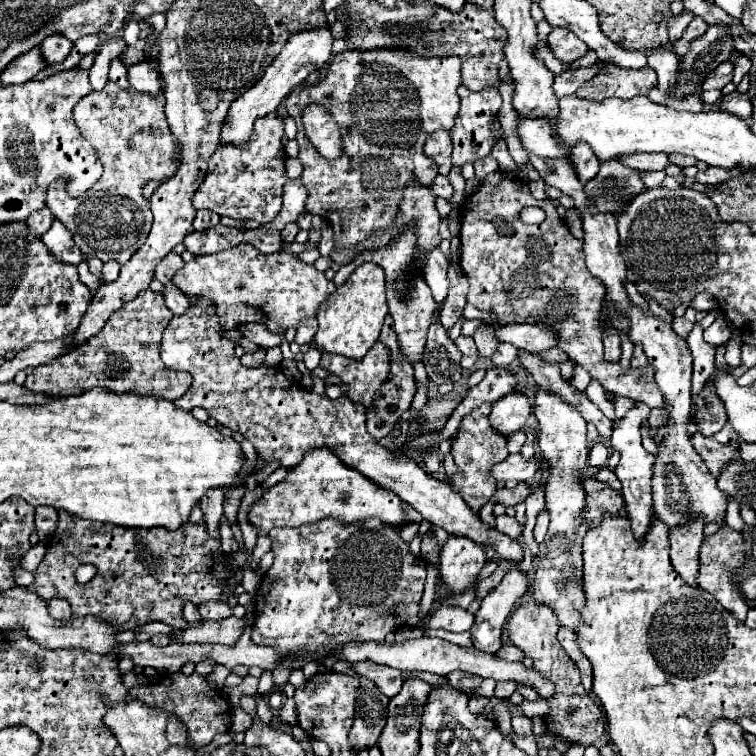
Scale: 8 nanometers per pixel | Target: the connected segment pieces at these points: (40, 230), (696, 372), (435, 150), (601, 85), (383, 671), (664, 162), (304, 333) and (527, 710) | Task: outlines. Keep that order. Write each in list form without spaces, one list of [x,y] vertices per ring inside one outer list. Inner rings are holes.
[[[43,208],[41,212],[33,212],[29,218],[27,218],[27,228],[29,232],[33,232],[35,236],[43,236],[49,226],[53,224],[53,214],[49,212],[49,208]]]
[[[695,324],[691,336],[687,338],[687,346],[693,354],[693,396],[705,386],[707,378],[715,372],[715,354],[717,346],[711,346],[703,340],[703,328]]]
[[[435,132],[425,142],[425,154],[435,160],[441,174],[449,174],[451,170],[451,136],[449,132]]]
[[[601,64],[599,74],[583,82],[575,92],[579,98],[605,100],[605,98],[633,98],[637,94],[647,94],[657,86],[657,74],[653,68],[645,66],[641,70],[627,70],[615,64]]]
[[[371,660],[355,662],[355,664],[351,664],[351,668],[353,668],[355,674],[363,674],[369,680],[373,680],[377,684],[377,688],[389,698],[395,696],[403,686],[401,672],[397,672],[395,668],[389,668],[389,666],[383,666],[383,664],[375,664]]]
[[[633,154],[633,156],[619,156],[617,160],[621,160],[623,164],[629,164],[631,168],[639,168],[639,170],[665,170],[671,162],[667,154]]]
[[[305,320],[305,324],[301,324],[301,328],[297,328],[297,338],[295,342],[297,344],[307,344],[317,332],[317,320]]]
[[[523,698],[519,702],[519,708],[523,708],[523,714],[527,718],[533,718],[533,716],[543,716],[545,712],[549,712],[549,706],[545,702],[531,702],[527,698]]]

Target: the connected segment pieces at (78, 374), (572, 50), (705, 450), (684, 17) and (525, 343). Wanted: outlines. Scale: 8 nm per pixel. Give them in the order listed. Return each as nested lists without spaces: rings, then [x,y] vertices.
[[[143,290],[133,300],[125,302],[117,312],[113,312],[103,330],[91,336],[85,344],[55,358],[53,362],[33,368],[25,380],[25,386],[31,392],[57,396],[81,394],[99,386],[117,394],[137,390],[141,394],[153,392],[155,396],[177,400],[191,386],[193,376],[189,372],[173,372],[161,362],[161,332],[171,318],[173,312],[169,312],[165,306],[165,298],[153,290]]]
[[[553,28],[551,34],[547,36],[547,44],[549,44],[551,52],[555,54],[555,58],[565,62],[565,64],[567,62],[571,64],[573,58],[583,56],[583,40],[579,40],[567,28]]]
[[[693,434],[691,444],[699,452],[699,456],[703,458],[709,472],[713,472],[715,478],[725,468],[725,464],[735,458],[737,448],[739,448],[739,446],[733,446],[733,444],[719,444],[715,438],[705,438],[701,434]]]
[[[683,12],[683,14],[679,14],[679,16],[673,16],[673,18],[669,20],[667,30],[669,30],[669,42],[671,42],[671,44],[675,44],[675,42],[683,36],[683,32],[685,32],[685,28],[689,26],[691,20],[693,20],[693,14],[687,14],[687,12]]]
[[[505,324],[495,328],[497,342],[509,342],[519,350],[541,352],[555,346],[557,336],[551,330],[537,328],[533,324]]]

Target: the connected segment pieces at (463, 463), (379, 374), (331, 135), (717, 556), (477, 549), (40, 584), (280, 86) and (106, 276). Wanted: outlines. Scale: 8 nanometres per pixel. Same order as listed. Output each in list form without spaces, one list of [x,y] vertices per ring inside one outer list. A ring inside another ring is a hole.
[[[481,404],[481,408],[473,410],[469,416],[465,416],[465,420],[461,422],[461,428],[457,432],[457,436],[451,440],[451,454],[455,458],[455,466],[457,472],[451,478],[451,488],[455,492],[459,492],[463,496],[463,500],[469,504],[469,508],[473,508],[475,512],[481,510],[481,506],[485,502],[489,502],[489,498],[495,494],[497,484],[493,484],[493,480],[489,480],[489,468],[501,460],[505,460],[507,452],[507,440],[501,440],[501,436],[493,436],[493,428],[489,428],[489,416],[491,412],[491,404]]]
[[[377,342],[359,362],[323,352],[319,366],[325,368],[329,374],[341,378],[341,382],[347,386],[345,396],[349,400],[373,408],[377,388],[381,388],[391,376],[391,354],[385,344]]]
[[[317,104],[307,106],[303,114],[303,124],[305,124],[309,140],[319,150],[321,156],[325,156],[325,152],[335,152],[335,156],[341,154],[343,144],[341,144],[339,128],[325,108]]]
[[[723,526],[713,536],[707,536],[701,546],[701,576],[699,576],[699,588],[707,590],[725,610],[729,610],[737,620],[745,622],[749,606],[747,600],[741,596],[741,590],[735,586],[735,574],[743,572],[743,558],[745,558],[745,546],[743,546],[743,534],[733,532],[729,526]]]
[[[449,536],[445,548],[439,554],[441,560],[441,582],[449,594],[463,594],[471,584],[477,582],[479,570],[485,566],[485,550],[479,544],[473,544],[469,538]]]
[[[199,506],[192,509],[185,528],[175,532],[167,528],[117,528],[115,524],[87,522],[61,510],[55,536],[57,540],[47,548],[37,568],[35,582],[27,586],[27,590],[35,592],[45,602],[65,598],[75,618],[91,614],[121,630],[131,630],[137,624],[153,620],[183,628],[181,608],[185,600],[193,604],[219,600],[225,584],[231,584],[231,590],[237,584],[233,574],[229,574],[231,566],[221,550],[221,542],[209,540],[205,532]],[[81,564],[97,566],[97,574],[89,584],[75,580],[75,570]]]
[[[327,24],[325,28],[313,28],[313,32],[299,32],[297,36],[289,38],[289,44],[285,44],[285,48],[281,50],[281,56],[277,56],[277,60],[273,60],[273,64],[265,70],[265,76],[253,88],[249,88],[249,92],[245,92],[243,96],[231,102],[227,118],[221,124],[219,146],[227,146],[227,144],[245,146],[253,134],[255,120],[277,110],[277,106],[285,100],[285,96],[293,88],[297,88],[311,72],[319,70],[329,60],[331,42],[333,42],[333,36]]]
[[[115,260],[105,262],[105,266],[103,266],[103,280],[105,280],[105,282],[113,282],[113,280],[117,280],[117,276],[119,276],[119,268],[121,268],[121,264],[117,264]]]

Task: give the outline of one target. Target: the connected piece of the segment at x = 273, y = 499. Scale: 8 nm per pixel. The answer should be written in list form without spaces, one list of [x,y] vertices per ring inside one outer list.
[[[329,448],[309,450],[303,460],[289,470],[285,480],[267,488],[263,498],[249,508],[249,522],[257,526],[259,534],[267,534],[277,526],[315,524],[325,518],[333,518],[343,524],[379,518],[395,530],[401,530],[407,524],[407,510],[403,510],[403,502],[395,492],[381,488],[359,470],[345,466]]]

